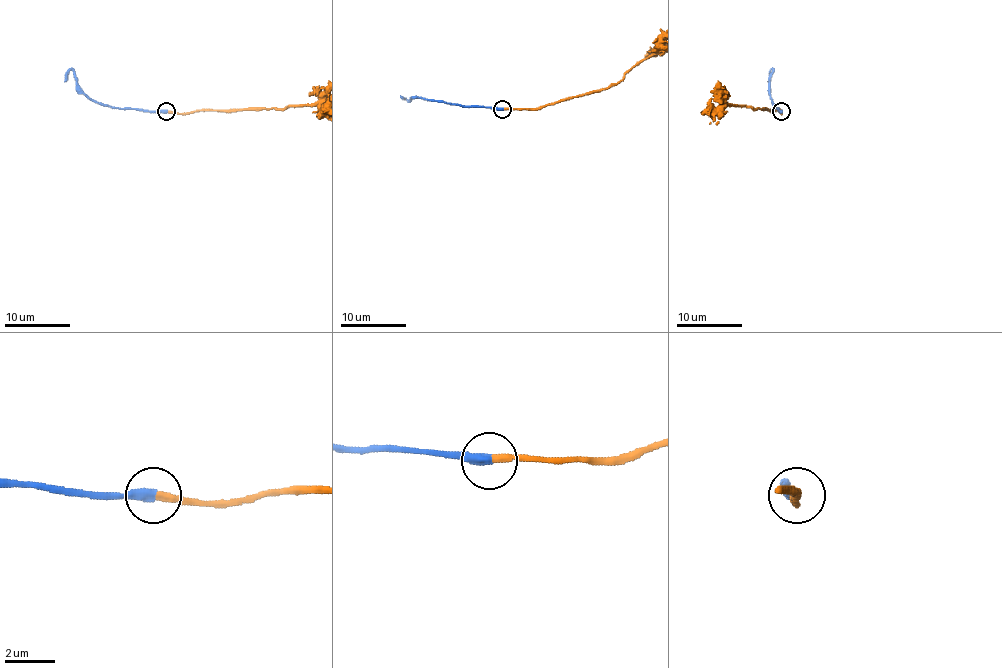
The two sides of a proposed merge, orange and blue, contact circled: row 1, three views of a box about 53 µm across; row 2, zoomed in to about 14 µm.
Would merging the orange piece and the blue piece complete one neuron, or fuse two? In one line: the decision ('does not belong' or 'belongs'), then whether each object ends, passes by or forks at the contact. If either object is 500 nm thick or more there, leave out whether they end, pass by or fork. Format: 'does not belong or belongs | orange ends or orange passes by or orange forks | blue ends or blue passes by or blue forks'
belongs | orange ends | blue ends

